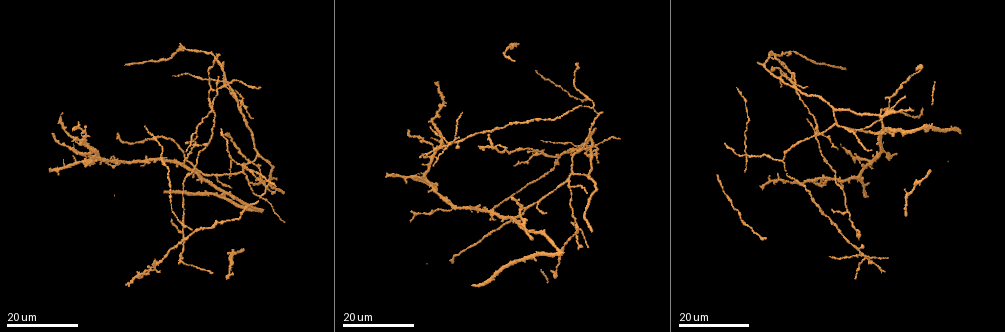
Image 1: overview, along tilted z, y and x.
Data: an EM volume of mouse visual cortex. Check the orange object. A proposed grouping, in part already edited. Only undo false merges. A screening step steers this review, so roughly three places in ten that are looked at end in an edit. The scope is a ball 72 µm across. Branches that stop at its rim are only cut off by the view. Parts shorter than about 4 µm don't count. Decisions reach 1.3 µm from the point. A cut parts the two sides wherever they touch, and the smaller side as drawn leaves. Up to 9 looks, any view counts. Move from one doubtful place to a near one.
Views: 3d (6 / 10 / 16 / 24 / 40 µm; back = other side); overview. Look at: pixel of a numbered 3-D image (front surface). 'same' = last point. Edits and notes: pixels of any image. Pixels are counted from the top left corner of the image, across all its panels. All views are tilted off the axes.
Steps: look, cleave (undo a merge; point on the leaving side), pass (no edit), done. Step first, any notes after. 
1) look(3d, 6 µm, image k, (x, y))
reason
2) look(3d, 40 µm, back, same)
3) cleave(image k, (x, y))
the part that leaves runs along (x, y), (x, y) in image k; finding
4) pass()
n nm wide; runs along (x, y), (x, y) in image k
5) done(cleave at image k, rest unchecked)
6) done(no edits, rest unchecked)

look(3d, 16 µm, image 1, (535, 155))
arms part here

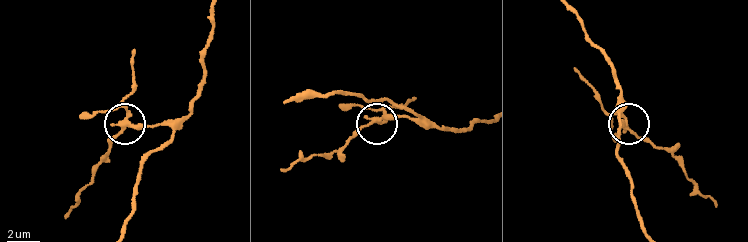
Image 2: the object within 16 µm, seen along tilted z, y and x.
look(3d, 10 µm, image 2, (380, 121))
closer look

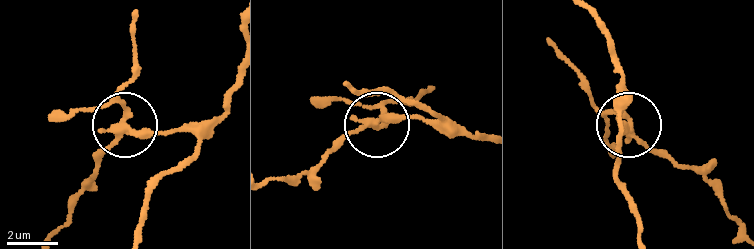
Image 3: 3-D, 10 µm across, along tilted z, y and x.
pass()
side arm 5 µm; 3 arms; one neuron here

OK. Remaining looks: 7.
look(3d, 16 µm, image 1, (540, 200))
three arms meet

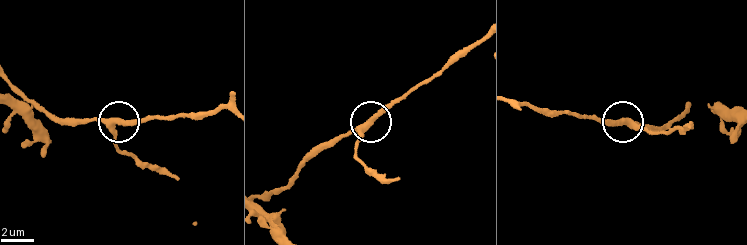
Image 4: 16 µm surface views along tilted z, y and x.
look(3d, 10 µm, image 4, (633, 124))
zoom in

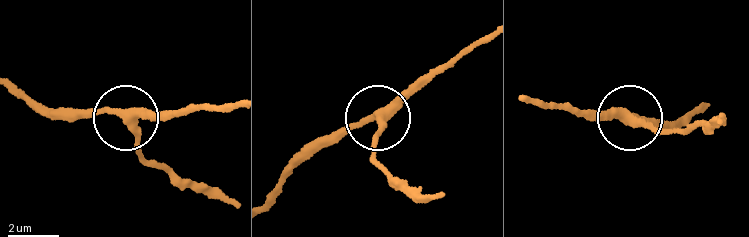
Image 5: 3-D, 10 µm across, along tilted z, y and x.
pass()
3 arms; runs along (234, 105), (127, 117), (145, 161) in image 5; continuous, no second neuron

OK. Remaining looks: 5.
look(3d, 16 µm, image 1, (185, 264))
thick turns thin

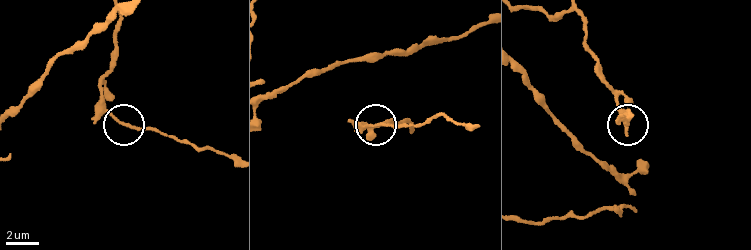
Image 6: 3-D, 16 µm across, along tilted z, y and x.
look(3d, 6 µm, image 6, (117, 118))

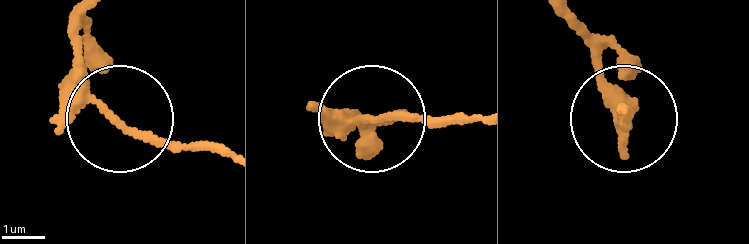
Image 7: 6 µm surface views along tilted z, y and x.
pass()
160 nm wide; runs along (556, 14), (591, 51), (623, 123), (625, 112) in image 7; continuous, no second neuron

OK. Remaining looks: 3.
look(3d, 24 µm, image 1, (182, 232))
a fork

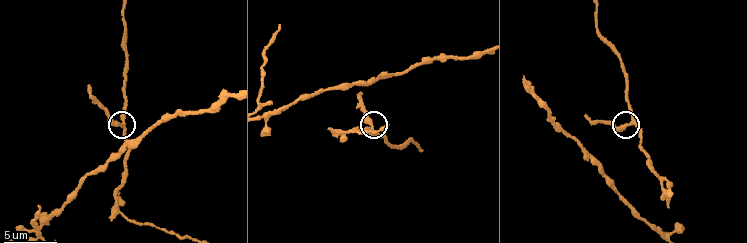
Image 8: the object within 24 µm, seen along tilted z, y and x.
look(3d, 6 µm, image 8, (633, 123))

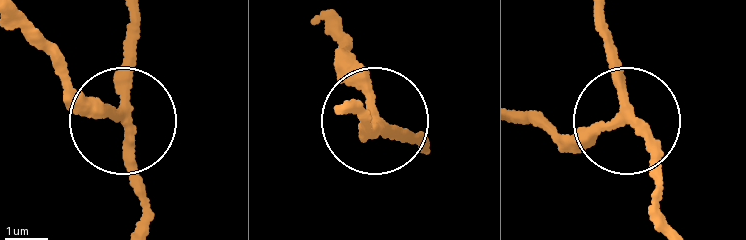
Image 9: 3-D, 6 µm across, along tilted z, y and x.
pass()
side arm 6 µm; runs along (135, 18), (122, 111), (57, 79) in image 9; all the same neuron

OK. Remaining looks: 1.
done(no edits, rest unchecked)

